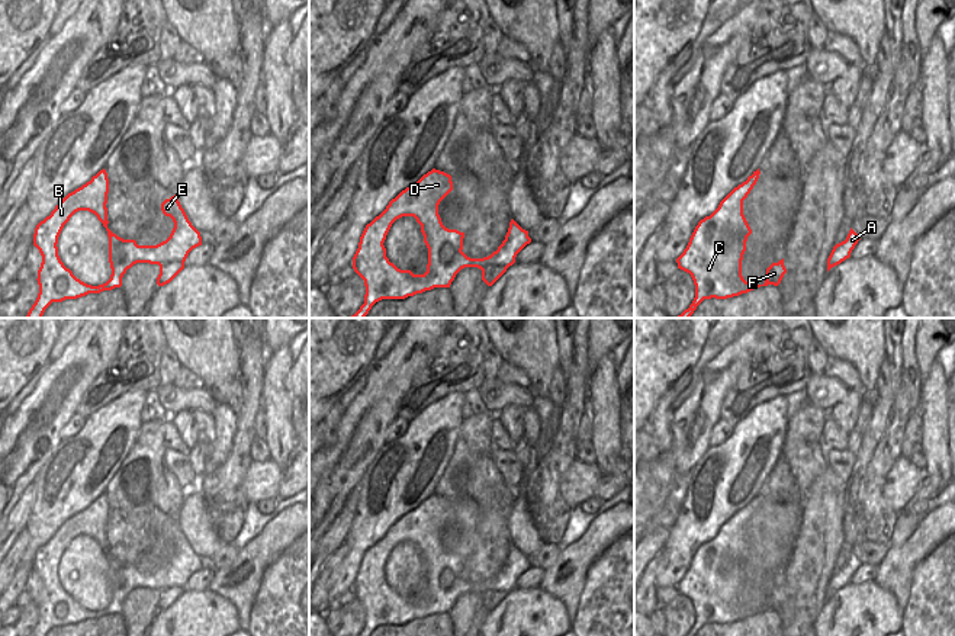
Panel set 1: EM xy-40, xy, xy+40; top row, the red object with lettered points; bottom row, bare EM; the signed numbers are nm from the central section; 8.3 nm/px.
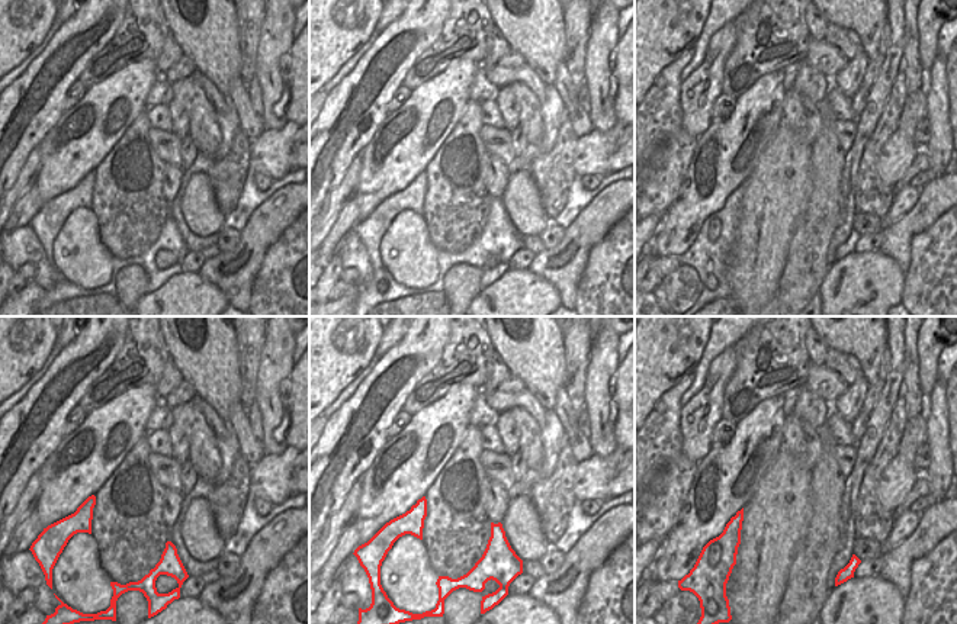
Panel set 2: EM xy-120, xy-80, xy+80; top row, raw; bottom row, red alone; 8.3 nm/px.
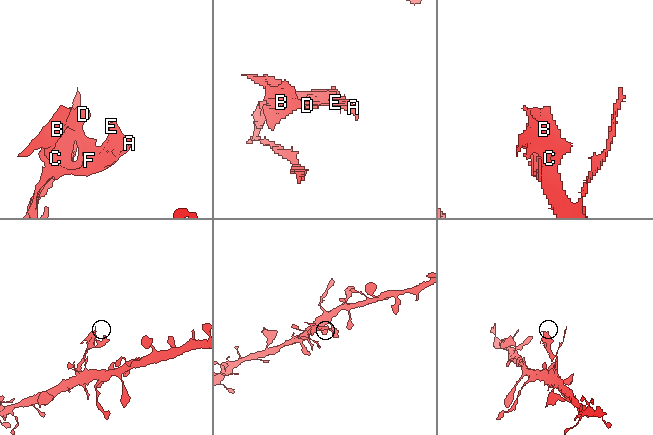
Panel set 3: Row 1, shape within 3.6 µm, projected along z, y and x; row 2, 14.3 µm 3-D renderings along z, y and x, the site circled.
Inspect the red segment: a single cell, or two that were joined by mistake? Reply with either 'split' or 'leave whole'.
leave whole

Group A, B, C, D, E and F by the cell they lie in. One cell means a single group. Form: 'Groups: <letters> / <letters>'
Groups: A B C D E F

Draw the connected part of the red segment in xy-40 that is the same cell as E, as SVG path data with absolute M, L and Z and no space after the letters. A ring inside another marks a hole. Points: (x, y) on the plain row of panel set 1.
M103 494L90 507L68 518L51 540L36 550L33 571L39 575L42 588L36 604L39 619L29 636L45 636L52 627L120 613L123 600L136 588L158 590L157 610L164 611L184 594L189 578L202 571L200 558L189 546L177 520L161 529L163 539L174 547L174 553L165 566L157 571L138 571L135 565L118 562L107 553L107 518L109 504ZM78 536L94 539L107 556L112 600L106 608L99 611L77 604L58 581L58 562L64 550Z

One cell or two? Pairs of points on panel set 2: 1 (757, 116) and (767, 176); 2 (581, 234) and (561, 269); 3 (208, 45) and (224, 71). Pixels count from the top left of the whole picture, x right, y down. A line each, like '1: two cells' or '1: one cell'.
1: two cells
2: one cell
3: one cell

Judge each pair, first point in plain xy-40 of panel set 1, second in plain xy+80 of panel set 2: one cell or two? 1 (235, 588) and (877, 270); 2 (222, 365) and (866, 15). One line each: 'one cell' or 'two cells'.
1: two cells
2: one cell

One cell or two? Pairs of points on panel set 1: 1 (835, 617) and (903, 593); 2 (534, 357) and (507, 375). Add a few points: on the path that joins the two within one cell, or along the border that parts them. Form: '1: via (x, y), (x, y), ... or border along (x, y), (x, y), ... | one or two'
1: border along (872, 580), (894, 597), (902, 612) | two
2: border along (504, 360), (517, 365), (526, 373), (531, 386) | two

